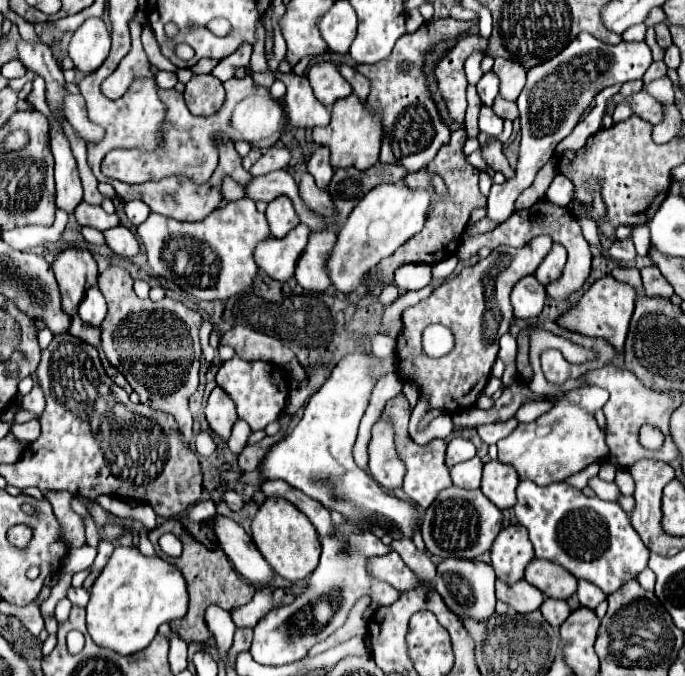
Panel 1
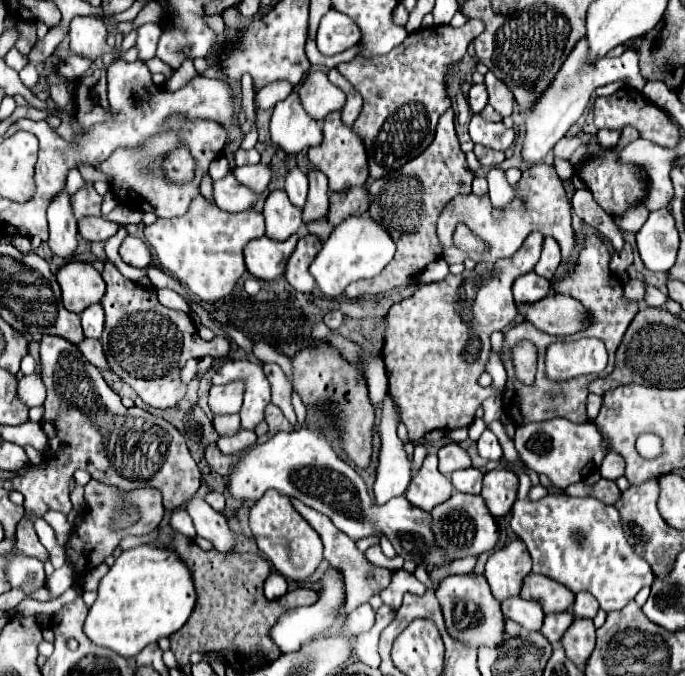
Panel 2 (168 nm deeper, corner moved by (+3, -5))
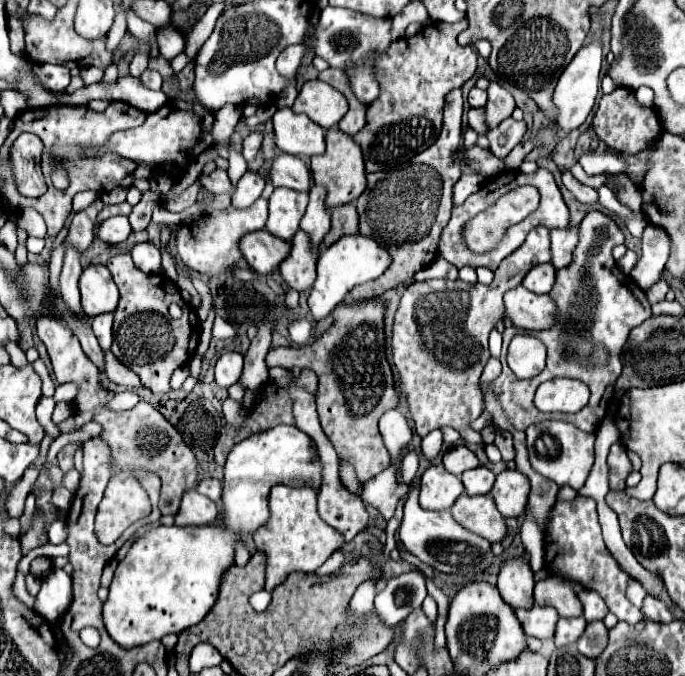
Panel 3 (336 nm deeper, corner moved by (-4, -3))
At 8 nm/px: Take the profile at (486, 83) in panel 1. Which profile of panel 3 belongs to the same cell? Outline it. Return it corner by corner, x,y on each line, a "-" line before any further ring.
473,87
471,93
469,93
469,97
467,97
467,101
469,101
471,107
483,107
485,101
487,101
487,91
481,91
481,89

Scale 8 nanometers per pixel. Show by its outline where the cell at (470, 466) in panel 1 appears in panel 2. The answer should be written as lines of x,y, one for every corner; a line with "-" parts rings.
468,467
468,469
460,469
452,473
452,485
456,491
460,493
474,493
478,495
482,489
482,477
484,473
476,467

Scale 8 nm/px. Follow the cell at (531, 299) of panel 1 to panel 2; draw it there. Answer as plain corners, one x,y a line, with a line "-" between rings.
534,271
526,273
526,275
520,275
512,285
514,301
516,301
516,305
536,303
536,301
540,301
548,295
548,287
550,287
550,281
542,279

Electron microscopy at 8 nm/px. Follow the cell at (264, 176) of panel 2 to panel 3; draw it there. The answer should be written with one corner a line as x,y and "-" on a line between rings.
247,171
239,179
239,183
237,183
237,189
235,189
233,197
231,197
231,205
235,209
247,209
247,207
251,207
261,197
263,187
265,187
265,181
257,173

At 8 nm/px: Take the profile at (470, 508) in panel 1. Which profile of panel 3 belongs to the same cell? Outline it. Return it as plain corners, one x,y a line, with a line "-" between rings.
463,493
451,507
451,515
457,523
465,525
465,529
485,537
489,543
501,541
507,533
505,519
497,511
491,495
471,497

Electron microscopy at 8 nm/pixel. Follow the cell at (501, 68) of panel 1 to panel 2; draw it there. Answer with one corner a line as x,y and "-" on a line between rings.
492,71
486,73
486,87
488,87
488,103
502,115
502,117
508,117
512,115
512,107
514,107
514,95
510,93
510,87
500,81

